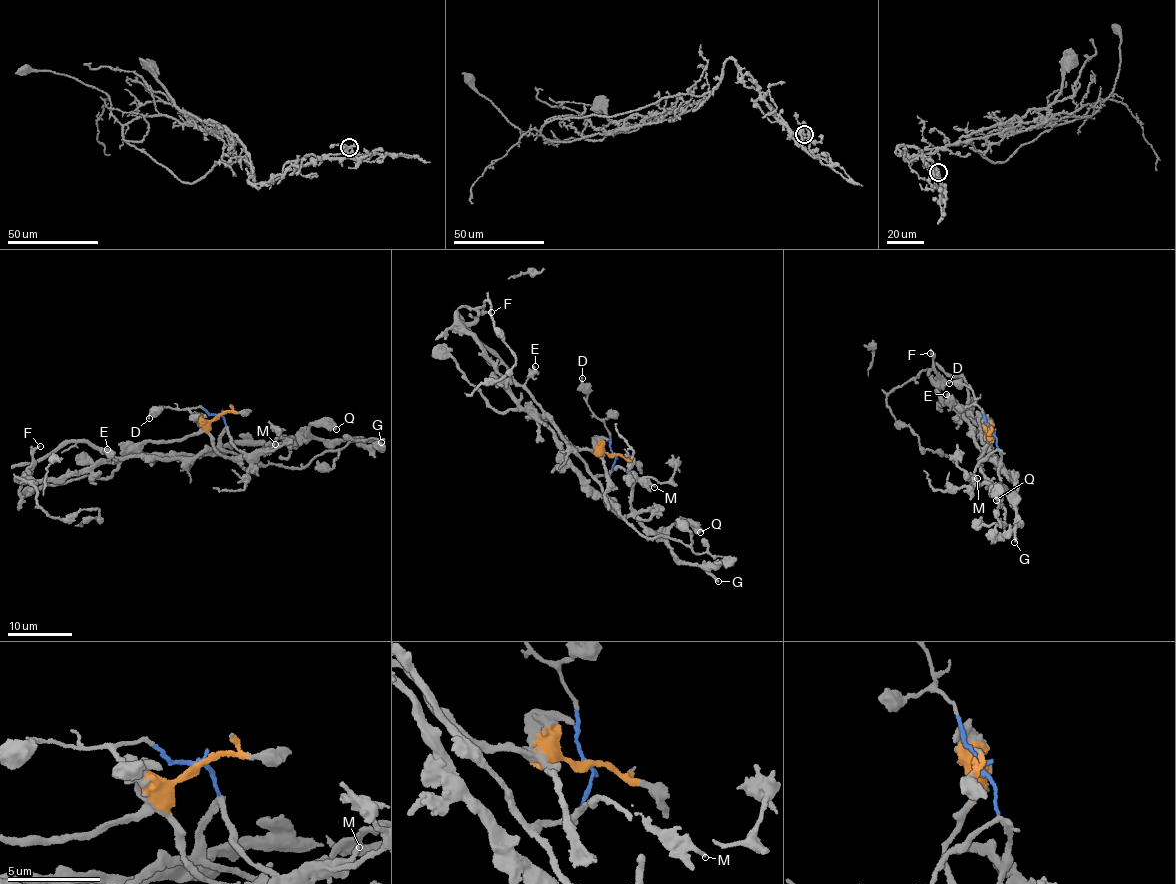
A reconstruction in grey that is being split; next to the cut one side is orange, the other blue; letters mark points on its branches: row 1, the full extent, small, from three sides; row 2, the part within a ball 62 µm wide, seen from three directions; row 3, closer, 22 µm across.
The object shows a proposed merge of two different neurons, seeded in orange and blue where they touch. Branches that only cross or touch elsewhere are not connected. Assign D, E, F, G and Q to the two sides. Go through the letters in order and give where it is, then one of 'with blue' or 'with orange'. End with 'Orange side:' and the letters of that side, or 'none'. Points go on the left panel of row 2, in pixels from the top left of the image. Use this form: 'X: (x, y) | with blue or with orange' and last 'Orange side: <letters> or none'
D: (149, 418) | with blue
E: (107, 449) | with blue
F: (40, 446) | with orange
G: (381, 442) | with orange
Q: (336, 429) | with orange
Orange side: F, G, Q

